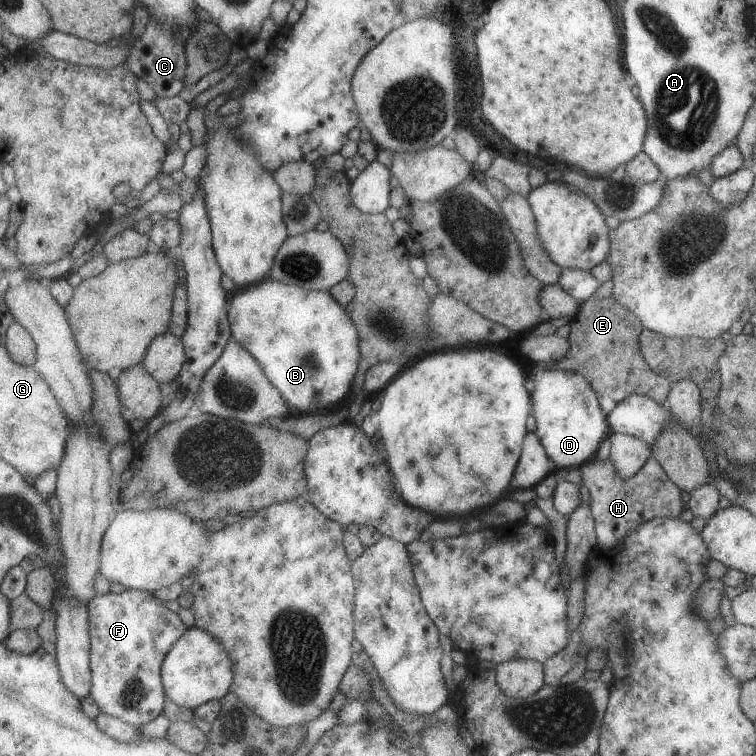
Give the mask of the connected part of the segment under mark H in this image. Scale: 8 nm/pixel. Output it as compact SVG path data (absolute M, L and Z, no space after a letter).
M652 456L635 474L623 480L615 476L609 460L600 461L594 457L583 463L578 470L581 473L582 484L590 492L589 506L594 520L596 549L612 549L620 538L642 522L655 517L678 519L684 510L680 488L669 480Z

